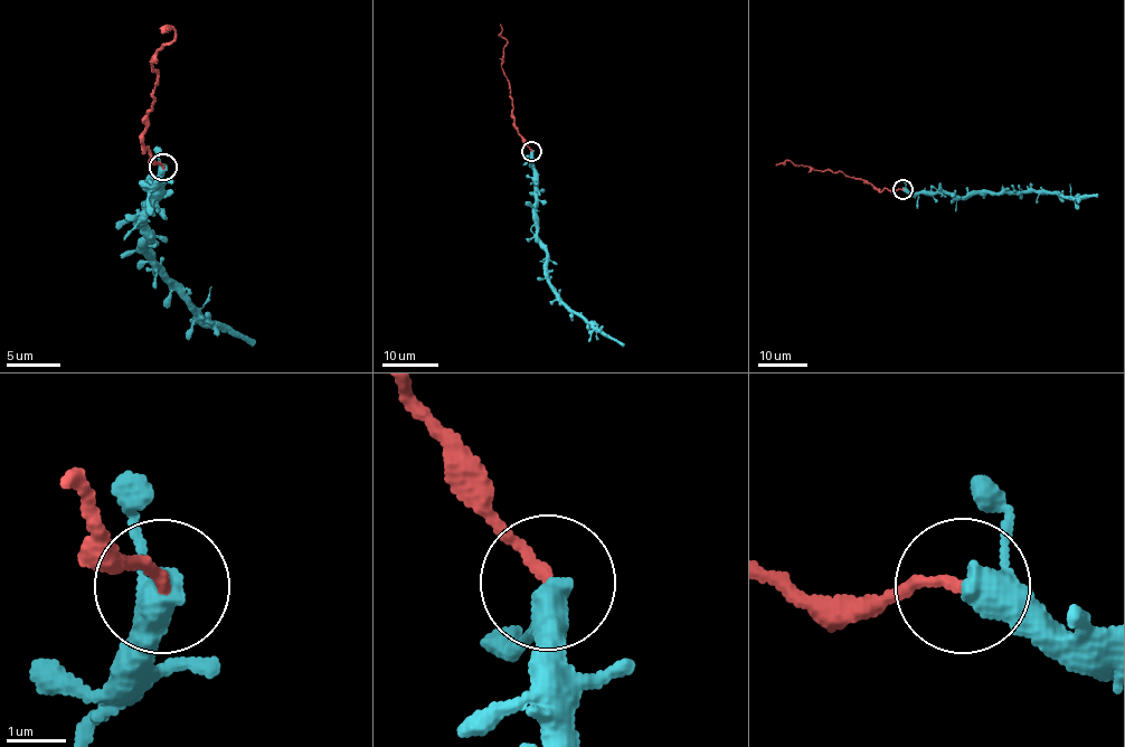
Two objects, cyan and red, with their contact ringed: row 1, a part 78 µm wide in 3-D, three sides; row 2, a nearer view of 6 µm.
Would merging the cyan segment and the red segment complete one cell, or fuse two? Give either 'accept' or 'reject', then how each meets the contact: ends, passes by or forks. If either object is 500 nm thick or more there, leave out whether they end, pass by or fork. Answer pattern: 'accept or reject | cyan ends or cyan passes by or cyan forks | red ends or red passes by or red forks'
reject | cyan passes by | red ends

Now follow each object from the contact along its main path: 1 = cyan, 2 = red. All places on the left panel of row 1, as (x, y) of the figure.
1: (162, 167), (136, 226), (149, 236), (139, 252), (164, 268), (207, 319), (229, 325), (255, 343)
2: (162, 167), (142, 142), (148, 112), (156, 102), (153, 57), (171, 40), (173, 30), (167, 27), (169, 30)

